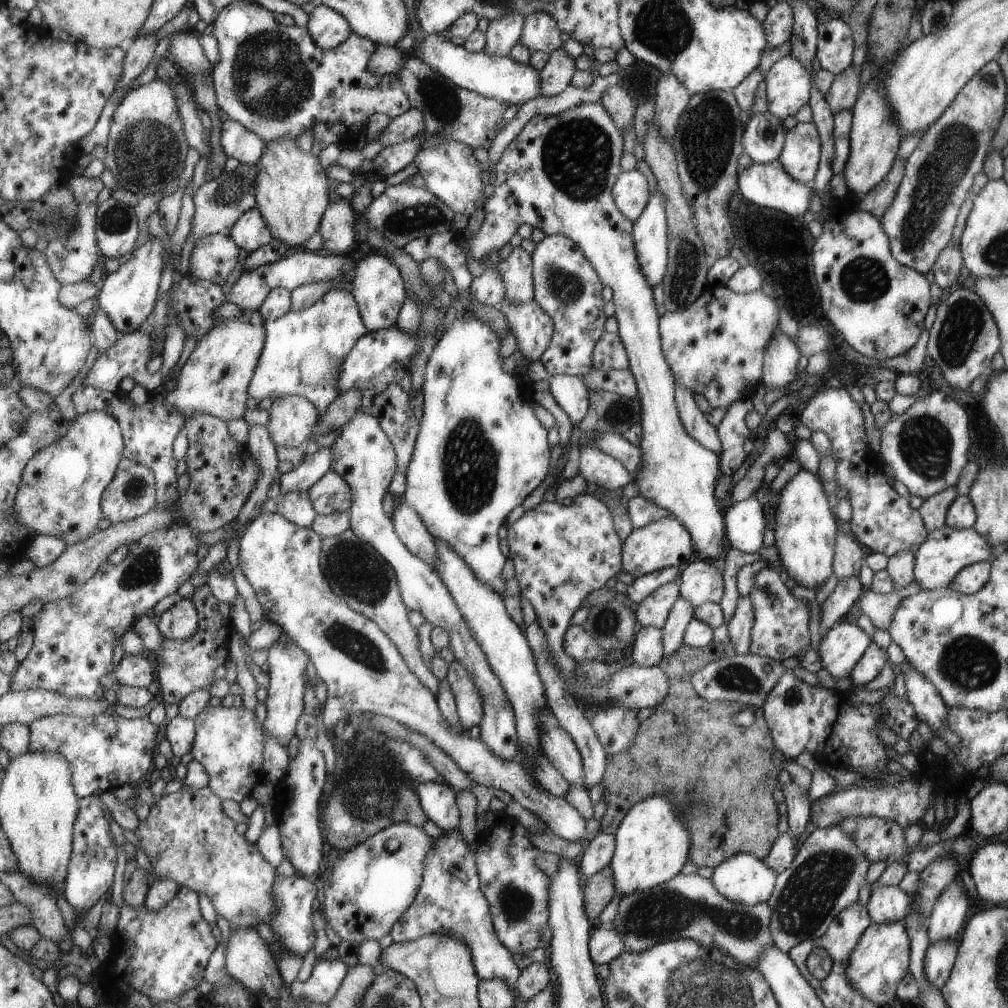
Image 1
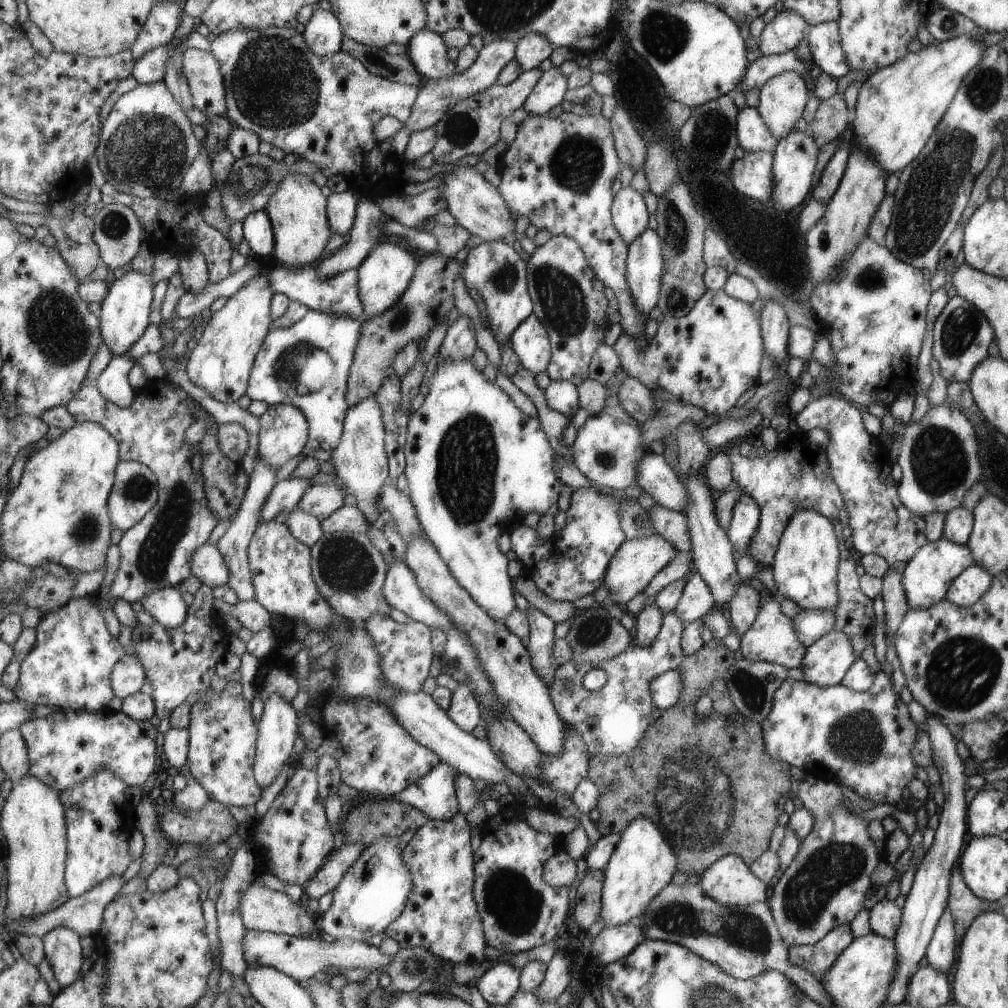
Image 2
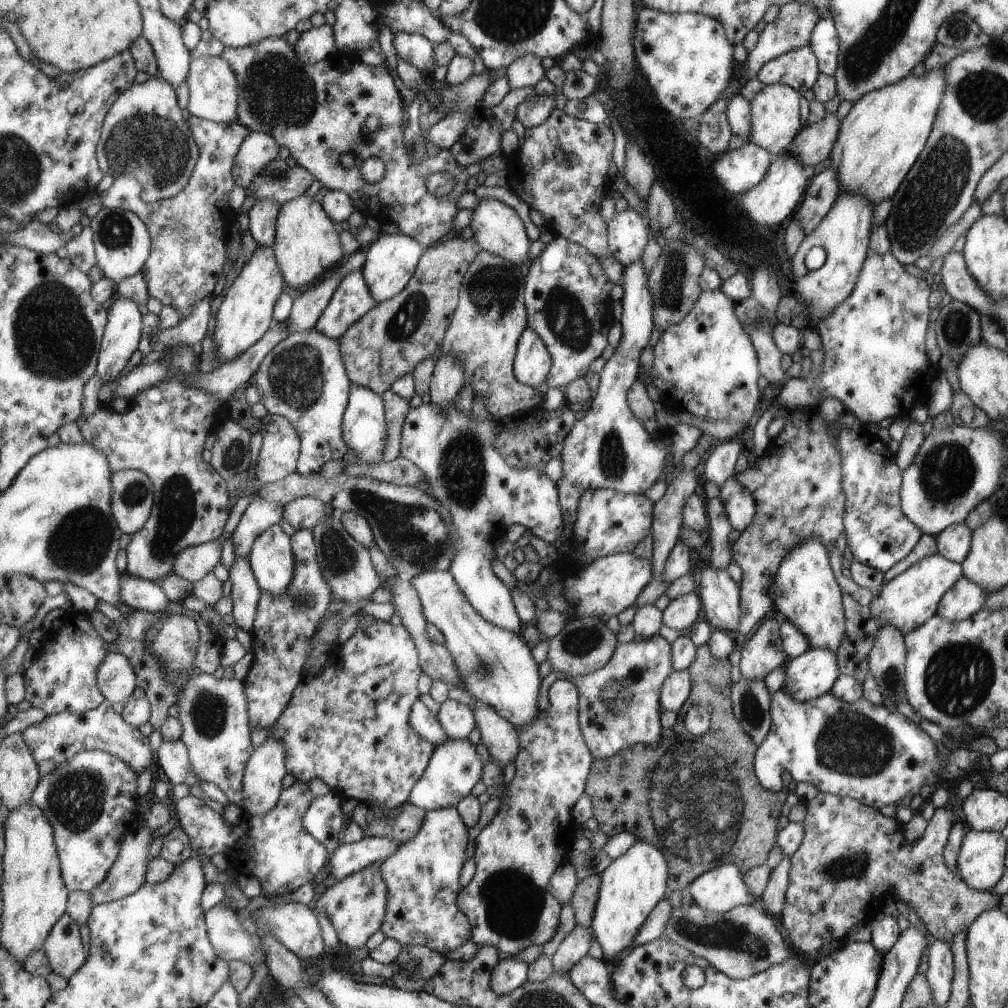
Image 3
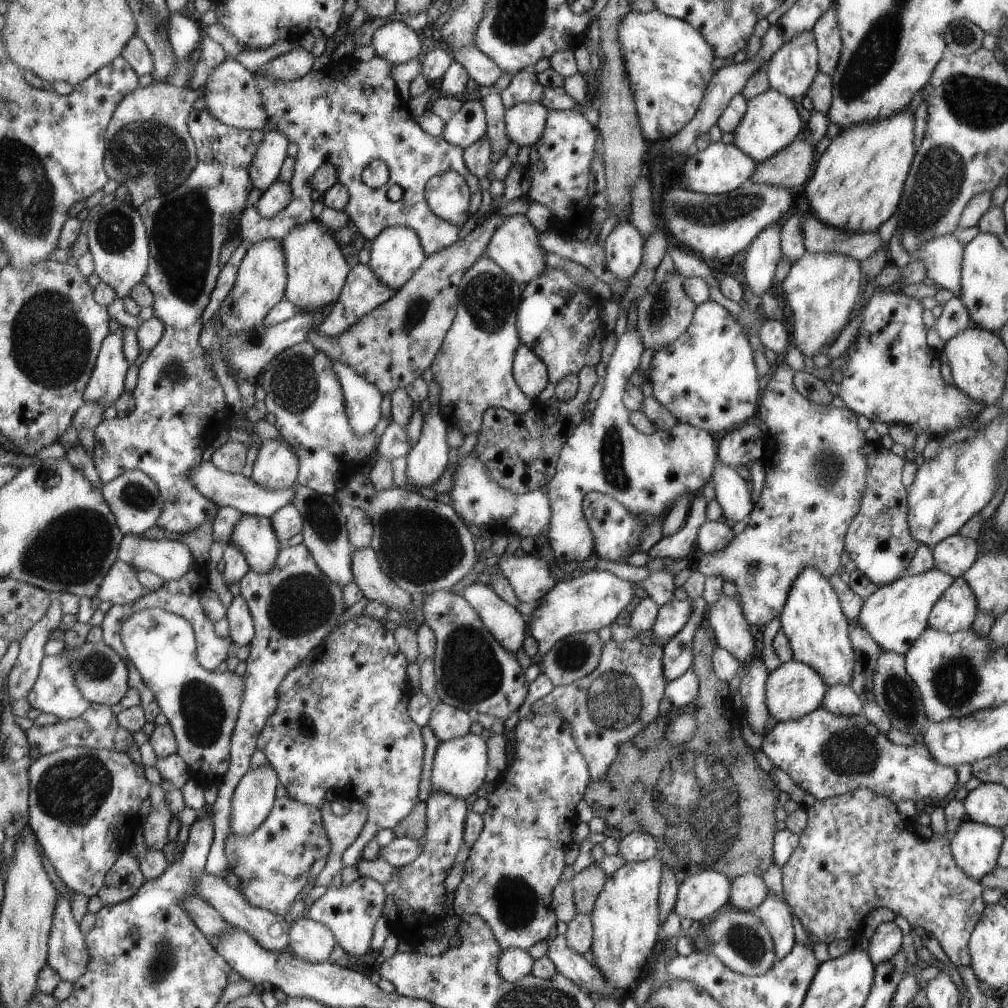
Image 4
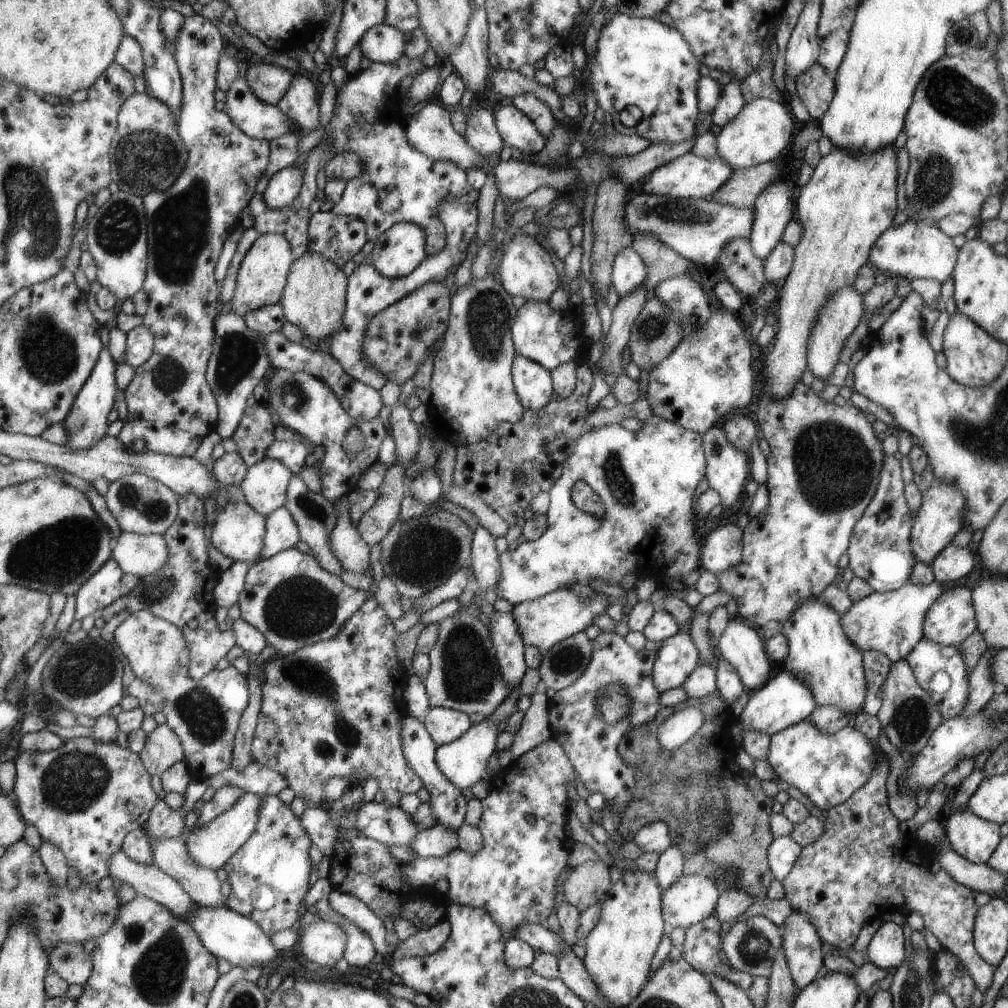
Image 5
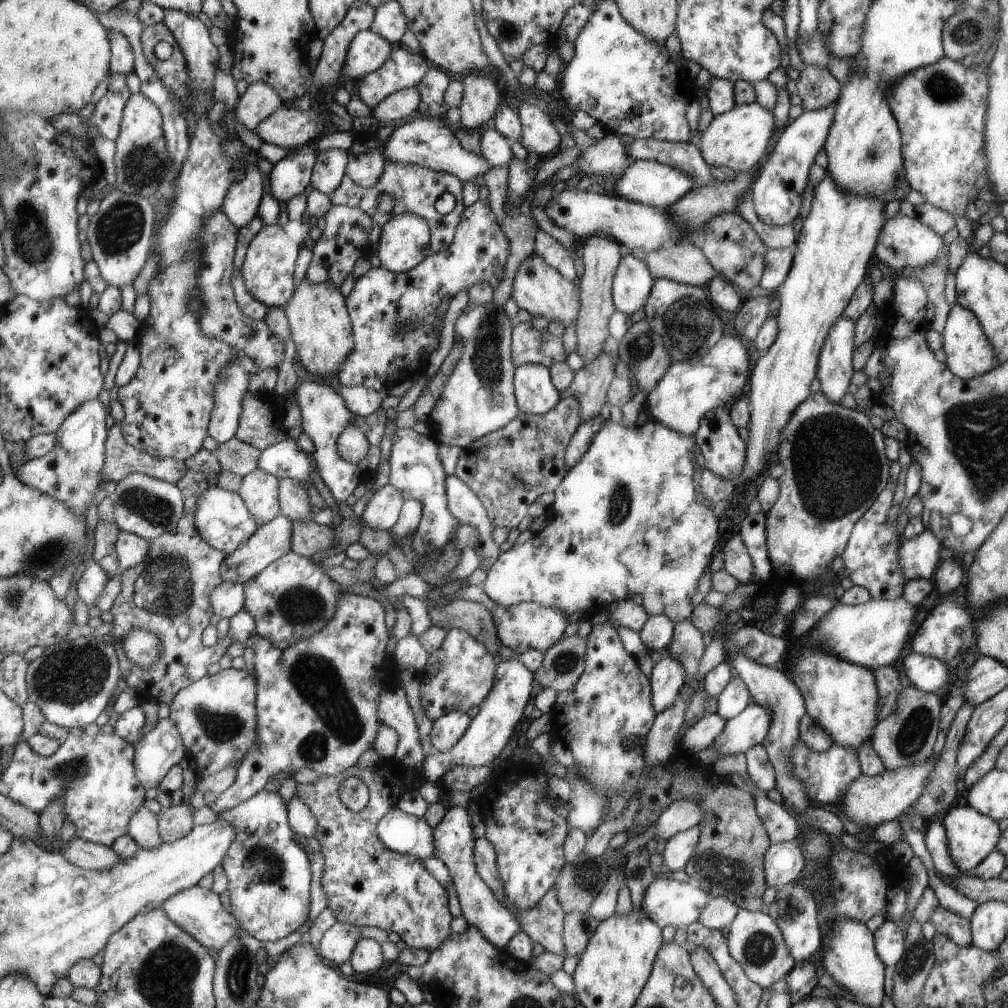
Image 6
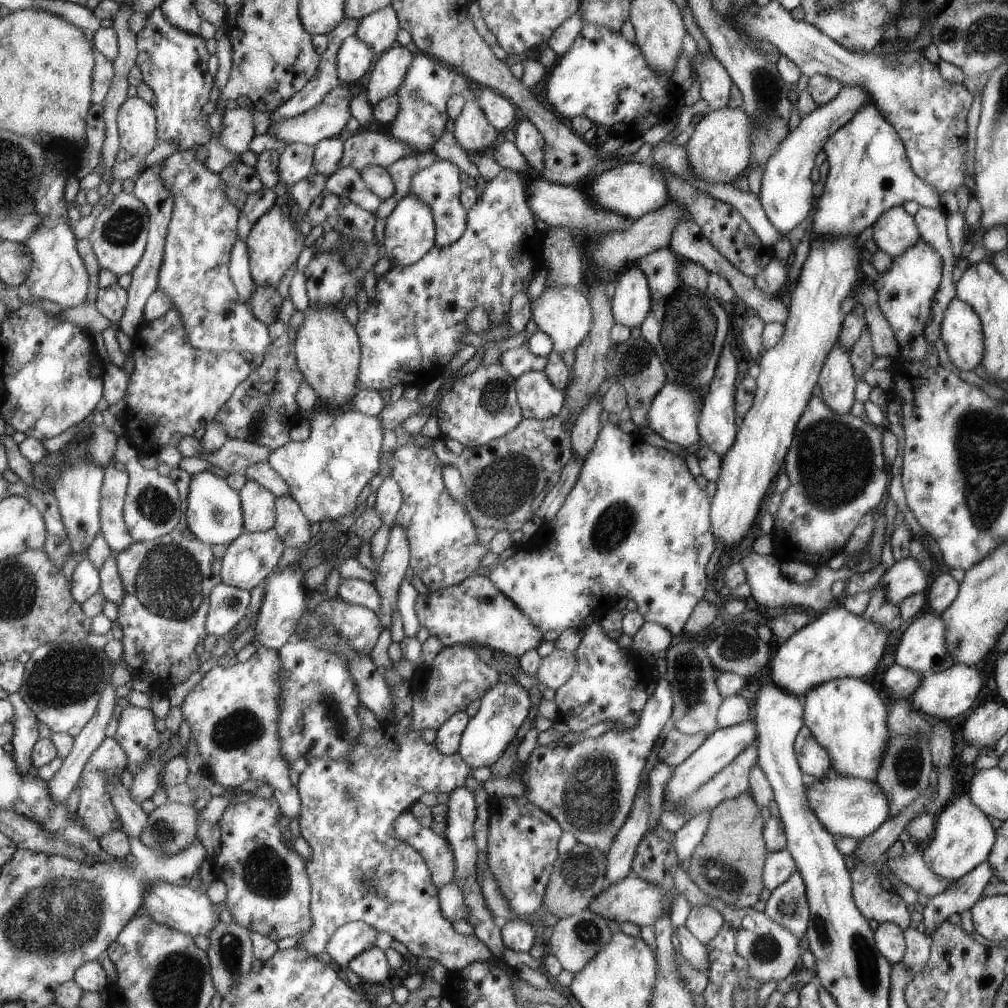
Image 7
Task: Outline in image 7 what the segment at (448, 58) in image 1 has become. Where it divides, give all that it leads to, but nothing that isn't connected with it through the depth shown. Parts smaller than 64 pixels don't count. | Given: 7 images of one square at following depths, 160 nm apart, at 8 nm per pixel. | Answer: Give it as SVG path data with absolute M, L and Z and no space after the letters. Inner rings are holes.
M357 35L345 39L340 46L337 58L339 78L345 85L357 82L374 68L373 49Z

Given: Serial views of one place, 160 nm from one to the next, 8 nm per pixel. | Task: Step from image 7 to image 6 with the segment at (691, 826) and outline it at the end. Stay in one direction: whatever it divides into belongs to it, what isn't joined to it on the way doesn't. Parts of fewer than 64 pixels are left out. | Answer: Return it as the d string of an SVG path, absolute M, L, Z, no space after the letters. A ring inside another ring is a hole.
M693 825L687 830L677 832L665 841L662 858L670 871L682 870L686 866L690 856L694 854L700 833L700 825Z

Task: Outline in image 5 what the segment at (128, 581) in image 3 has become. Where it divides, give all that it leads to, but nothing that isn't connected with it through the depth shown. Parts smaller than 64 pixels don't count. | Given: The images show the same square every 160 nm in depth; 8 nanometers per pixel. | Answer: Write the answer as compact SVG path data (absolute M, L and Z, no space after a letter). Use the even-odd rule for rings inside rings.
M111 558L103 568L87 580L85 586L79 590L77 595L76 620L83 620L98 609L107 609L115 600L129 594L129 590L121 584L125 572L117 563L117 560Z

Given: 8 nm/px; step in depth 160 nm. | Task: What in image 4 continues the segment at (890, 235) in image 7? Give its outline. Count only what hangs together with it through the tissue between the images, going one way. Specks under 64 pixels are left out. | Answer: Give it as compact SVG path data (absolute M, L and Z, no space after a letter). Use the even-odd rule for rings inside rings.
M811 213L802 218L803 246L809 252L837 253L862 261L884 247L877 232L846 235L839 229L823 224ZM945 233L927 240L916 248L909 257L920 261L926 270L926 276L939 288L945 288L957 297L961 292L962 252L965 250L957 241L955 234Z

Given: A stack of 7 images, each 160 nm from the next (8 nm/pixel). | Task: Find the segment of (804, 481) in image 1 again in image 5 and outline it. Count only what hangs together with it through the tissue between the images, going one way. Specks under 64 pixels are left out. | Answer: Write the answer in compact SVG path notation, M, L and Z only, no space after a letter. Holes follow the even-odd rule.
M811 596L783 620L780 634L785 636L788 647L782 668L809 686L815 704L837 706L839 710L855 715L862 712L863 698L866 696L862 654L843 632L841 614L823 604L819 596Z

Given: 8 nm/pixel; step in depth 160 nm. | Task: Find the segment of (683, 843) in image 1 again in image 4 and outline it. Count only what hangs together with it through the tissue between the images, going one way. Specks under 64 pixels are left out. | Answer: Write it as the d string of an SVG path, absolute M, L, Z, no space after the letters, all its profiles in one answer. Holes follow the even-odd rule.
M659 857L627 861L607 876L605 886L590 912L593 965L601 971L604 982L613 990L625 990L631 982L635 982L655 948L657 922L660 921L658 888L662 866Z

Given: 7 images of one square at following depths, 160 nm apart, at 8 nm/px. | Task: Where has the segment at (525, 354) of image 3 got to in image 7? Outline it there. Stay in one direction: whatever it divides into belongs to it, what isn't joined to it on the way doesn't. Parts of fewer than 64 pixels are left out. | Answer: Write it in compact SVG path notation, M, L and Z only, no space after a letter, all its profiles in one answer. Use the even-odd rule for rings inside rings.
M527 371L515 379L523 419L544 421L562 411L565 392L556 389L543 371Z

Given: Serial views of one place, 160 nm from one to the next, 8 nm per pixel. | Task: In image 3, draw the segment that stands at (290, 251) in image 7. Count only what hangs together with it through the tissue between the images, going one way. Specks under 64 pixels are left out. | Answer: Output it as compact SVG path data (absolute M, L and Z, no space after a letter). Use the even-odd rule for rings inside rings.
M267 246L258 247L228 289L217 313L217 322L215 322L215 330L211 337L212 341L210 345L213 345L216 349L219 367L227 364L227 362L231 362L231 360L237 360L239 356L243 356L245 350L249 350L251 346L263 339L263 336L265 336L275 322L275 306L278 304L279 298L283 295L286 286L283 270L279 266L274 248L267 248Z

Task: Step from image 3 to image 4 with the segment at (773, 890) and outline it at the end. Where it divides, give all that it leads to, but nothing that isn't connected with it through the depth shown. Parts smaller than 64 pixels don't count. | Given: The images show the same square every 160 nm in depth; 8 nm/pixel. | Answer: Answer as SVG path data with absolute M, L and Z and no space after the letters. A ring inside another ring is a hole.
M767 895L757 906L756 915L766 925L774 941L774 960L781 960L794 945L790 908L777 896Z

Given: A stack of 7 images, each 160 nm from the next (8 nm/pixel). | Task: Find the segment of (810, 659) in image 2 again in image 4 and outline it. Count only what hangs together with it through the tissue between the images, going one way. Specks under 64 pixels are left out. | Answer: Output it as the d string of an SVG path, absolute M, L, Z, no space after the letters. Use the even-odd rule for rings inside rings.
M789 659L769 672L766 680L766 709L779 722L801 719L803 715L820 708L827 690L822 677L810 665Z

